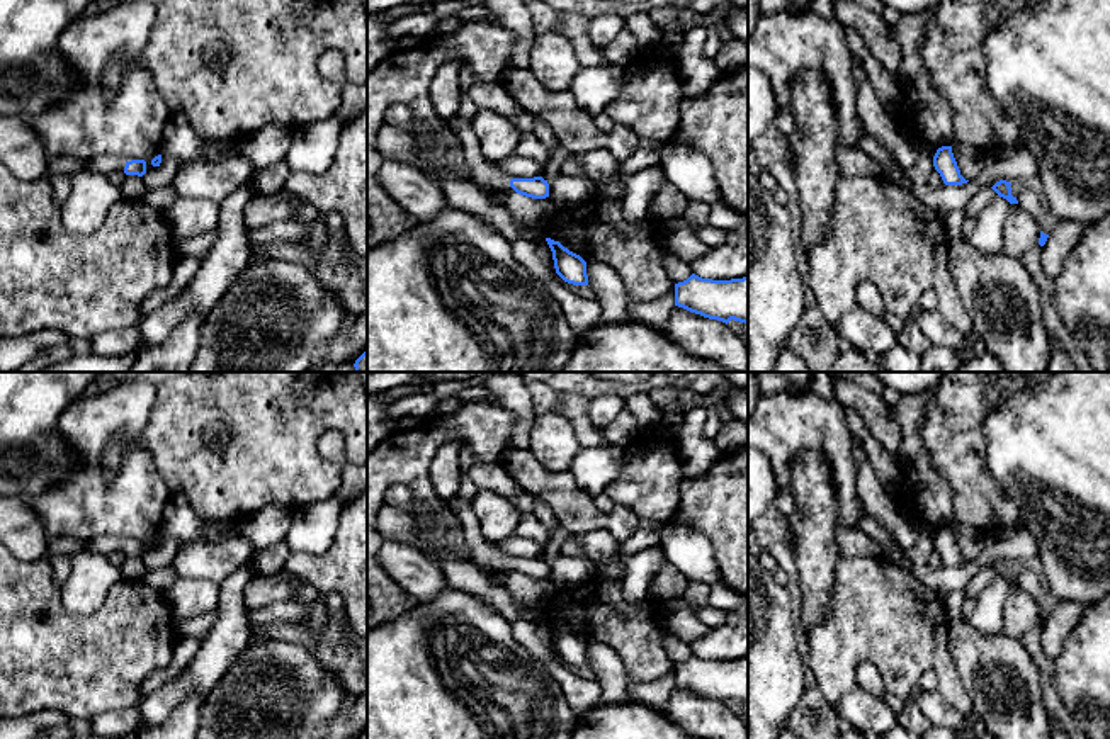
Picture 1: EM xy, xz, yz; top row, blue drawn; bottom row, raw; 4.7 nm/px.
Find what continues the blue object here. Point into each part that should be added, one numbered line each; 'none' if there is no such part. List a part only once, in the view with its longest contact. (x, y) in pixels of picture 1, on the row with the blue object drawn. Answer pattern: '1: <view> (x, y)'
none

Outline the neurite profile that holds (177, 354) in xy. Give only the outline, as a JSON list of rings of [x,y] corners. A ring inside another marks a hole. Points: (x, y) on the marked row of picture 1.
[[[190,309],[167,341],[139,352],[127,372],[189,372],[199,347],[201,323],[201,311]]]

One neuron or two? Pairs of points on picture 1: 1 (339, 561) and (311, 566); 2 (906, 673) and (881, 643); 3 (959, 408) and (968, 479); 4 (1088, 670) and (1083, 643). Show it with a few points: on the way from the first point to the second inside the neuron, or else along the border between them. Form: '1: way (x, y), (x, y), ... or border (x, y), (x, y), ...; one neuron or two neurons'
1: way (332, 566), (318, 566); one neuron
2: way (901, 666), (888, 649); one neuron
3: way (959, 425), (961, 462); one neuron
4: way (1088, 663), (1088, 649); one neuron

